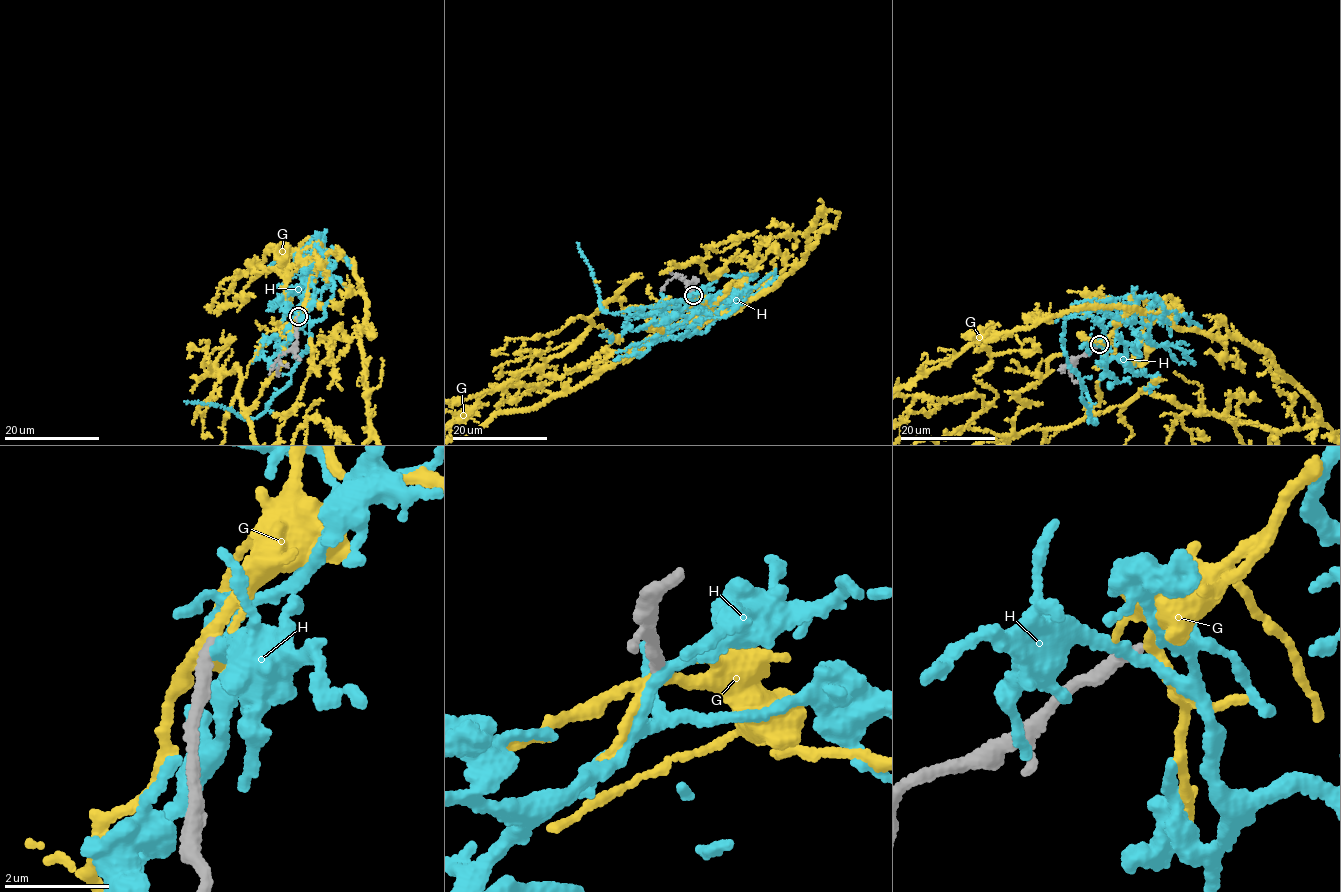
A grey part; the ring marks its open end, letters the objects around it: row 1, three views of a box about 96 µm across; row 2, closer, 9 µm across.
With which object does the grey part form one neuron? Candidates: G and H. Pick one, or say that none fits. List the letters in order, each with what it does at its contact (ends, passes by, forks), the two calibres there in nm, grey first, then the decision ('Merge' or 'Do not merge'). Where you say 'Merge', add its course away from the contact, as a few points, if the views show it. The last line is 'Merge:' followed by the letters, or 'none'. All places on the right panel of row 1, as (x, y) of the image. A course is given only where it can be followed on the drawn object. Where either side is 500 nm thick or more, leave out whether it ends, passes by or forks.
G: It forks there. Thickness 200 nm (grey) against 170 nm. Merge
H: It passes by. Thickness 260 nm (grey) against 200 nm. Do not merge
Merge: G

